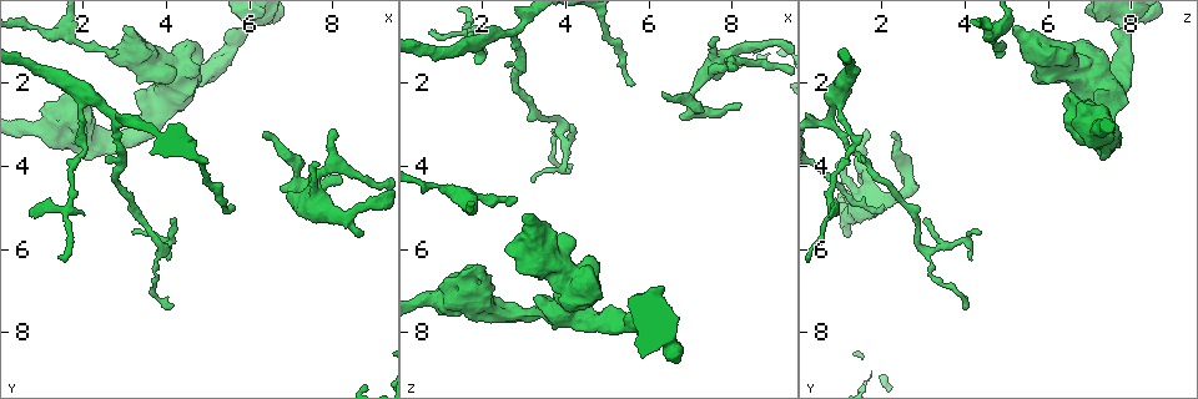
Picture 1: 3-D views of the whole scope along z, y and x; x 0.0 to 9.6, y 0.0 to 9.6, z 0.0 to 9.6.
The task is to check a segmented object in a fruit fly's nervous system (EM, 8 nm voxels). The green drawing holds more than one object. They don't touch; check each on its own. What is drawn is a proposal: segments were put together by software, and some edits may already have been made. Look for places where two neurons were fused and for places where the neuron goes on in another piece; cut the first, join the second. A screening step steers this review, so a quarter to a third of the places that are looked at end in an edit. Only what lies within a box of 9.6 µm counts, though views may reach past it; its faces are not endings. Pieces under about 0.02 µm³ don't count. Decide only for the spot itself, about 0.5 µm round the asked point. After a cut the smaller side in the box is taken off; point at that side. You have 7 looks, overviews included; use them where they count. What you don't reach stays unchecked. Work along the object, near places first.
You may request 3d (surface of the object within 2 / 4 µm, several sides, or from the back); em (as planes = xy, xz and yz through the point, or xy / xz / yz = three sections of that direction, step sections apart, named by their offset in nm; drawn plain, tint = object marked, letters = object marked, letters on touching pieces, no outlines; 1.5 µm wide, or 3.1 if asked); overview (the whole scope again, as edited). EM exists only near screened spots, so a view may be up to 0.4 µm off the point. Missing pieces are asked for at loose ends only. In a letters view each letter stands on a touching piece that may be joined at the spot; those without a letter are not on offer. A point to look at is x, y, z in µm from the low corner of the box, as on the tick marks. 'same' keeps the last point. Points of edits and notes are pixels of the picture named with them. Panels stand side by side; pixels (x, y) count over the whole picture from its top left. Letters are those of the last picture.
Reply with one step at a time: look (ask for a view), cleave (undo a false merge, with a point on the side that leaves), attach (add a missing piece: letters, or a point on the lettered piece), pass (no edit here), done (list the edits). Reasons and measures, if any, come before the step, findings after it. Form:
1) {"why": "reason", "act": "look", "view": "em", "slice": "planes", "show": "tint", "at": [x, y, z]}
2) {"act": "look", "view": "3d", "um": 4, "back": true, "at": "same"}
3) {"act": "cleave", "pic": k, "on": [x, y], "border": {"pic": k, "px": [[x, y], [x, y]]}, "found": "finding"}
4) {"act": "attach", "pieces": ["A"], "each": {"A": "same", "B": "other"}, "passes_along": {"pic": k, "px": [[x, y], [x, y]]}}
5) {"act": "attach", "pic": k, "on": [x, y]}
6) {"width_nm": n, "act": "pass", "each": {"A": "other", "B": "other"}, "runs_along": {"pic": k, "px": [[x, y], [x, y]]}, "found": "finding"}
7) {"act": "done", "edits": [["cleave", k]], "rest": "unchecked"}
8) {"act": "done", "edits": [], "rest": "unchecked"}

{"why": "free end", "act": "look", "view": "em", "slice": "xy", "step": 8, "show": "letters", "at": [6.30, 3.20, 2.20]}

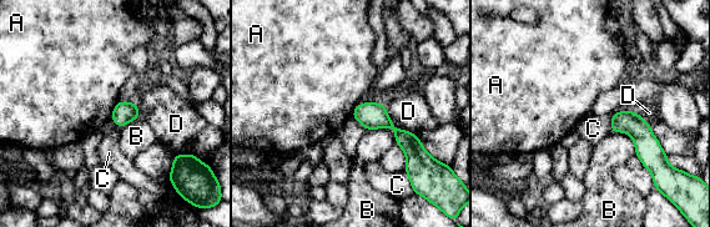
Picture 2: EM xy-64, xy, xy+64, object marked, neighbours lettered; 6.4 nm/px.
{"act": "pass", "each": {"A": "other", "B": "other", "C": "other", "D": "other"}, "border": {"pic": 2, "px": [[119, 101], [110, 117]]}, "found": "no lettered piece goes on from it"}

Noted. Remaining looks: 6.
{"why": "free end", "act": "look", "view": "em", "slice": "planes", "show": "letters", "at": [7.60, 4.05, 0.85]}

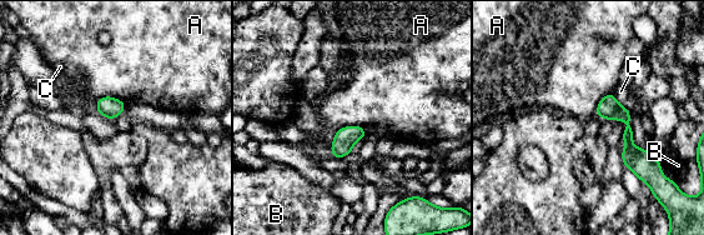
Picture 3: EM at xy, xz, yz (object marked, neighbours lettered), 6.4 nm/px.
{"width_nm": 140, "act": "pass", "each": {"A": "other", "B": "other", "C": "other"}, "runs_along": {"pic": 3, "px": [[609, 98], [628, 121], [629, 153], [642, 175]]}, "found": "none of them fits"}

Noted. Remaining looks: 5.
{"why": "sharp bend", "act": "look", "view": "em", "slice": "planes", "show": "letters", "at": [6.00, 0.55, 7.80]}

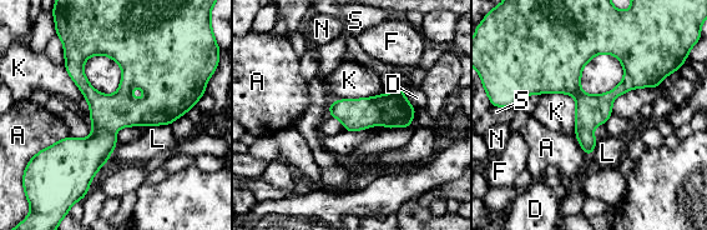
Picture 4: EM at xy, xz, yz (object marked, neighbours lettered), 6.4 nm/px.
{"longest_contact_nm": ["K", 340], "act": "pass", "each": {"A": "other", "D": "other", "F": "other", "K": "other", "L": "other", "N": "other", "S": "other"}, "runs_along": {"pic": 4, "px": [[106, 40], [127, 84], [84, 184]]}, "found": "all the same neuron"}

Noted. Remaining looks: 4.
{"act": "done", "edits": [], "rest": "unchecked"}

